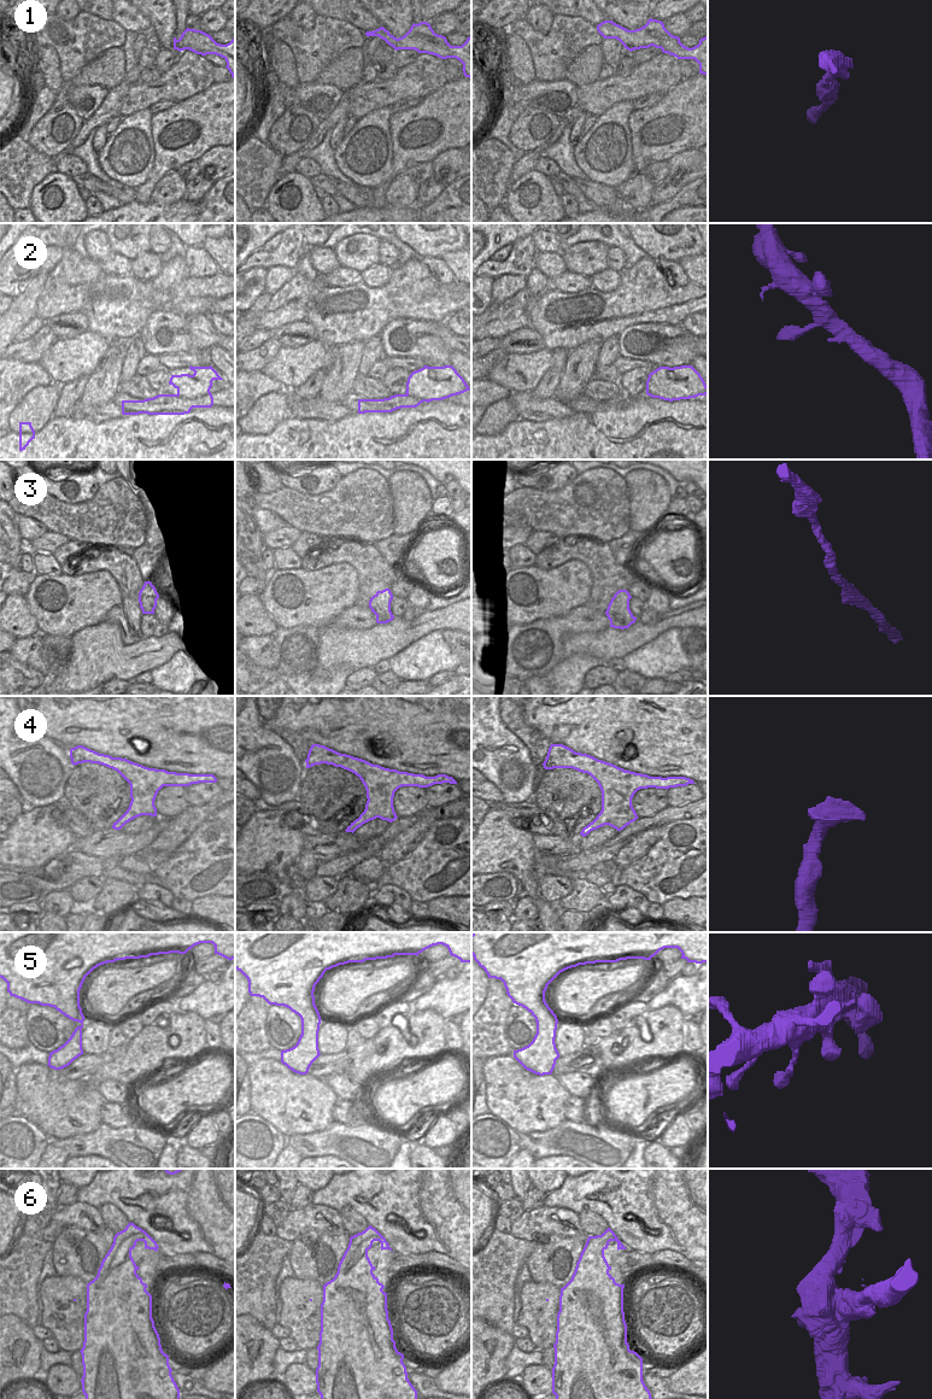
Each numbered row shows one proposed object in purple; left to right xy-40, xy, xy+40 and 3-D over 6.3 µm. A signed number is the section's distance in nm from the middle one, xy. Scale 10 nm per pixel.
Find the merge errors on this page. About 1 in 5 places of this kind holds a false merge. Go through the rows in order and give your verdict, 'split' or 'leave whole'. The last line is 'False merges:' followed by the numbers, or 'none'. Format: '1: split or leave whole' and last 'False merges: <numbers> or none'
1: leave whole
2: leave whole
3: leave whole
4: split
5: leave whole
6: split
False merges: 4, 6

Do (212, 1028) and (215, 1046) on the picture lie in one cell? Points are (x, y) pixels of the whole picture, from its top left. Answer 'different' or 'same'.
same

